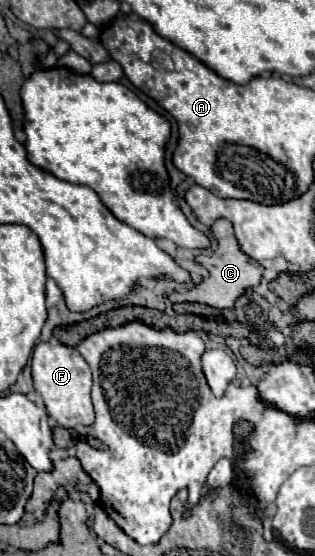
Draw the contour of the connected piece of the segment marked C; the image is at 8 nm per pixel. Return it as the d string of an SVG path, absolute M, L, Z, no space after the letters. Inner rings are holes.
M218 219L212 225L212 233L218 239L218 251L214 251L210 257L198 257L198 261L210 271L210 277L204 279L198 287L194 287L186 293L172 293L170 295L172 303L204 303L204 305L210 305L210 307L216 307L216 309L230 309L230 307L234 307L236 299L248 287L254 287L254 285L260 283L264 267L258 261L250 259L246 253L242 253L240 245L234 237L232 223L228 219Z

